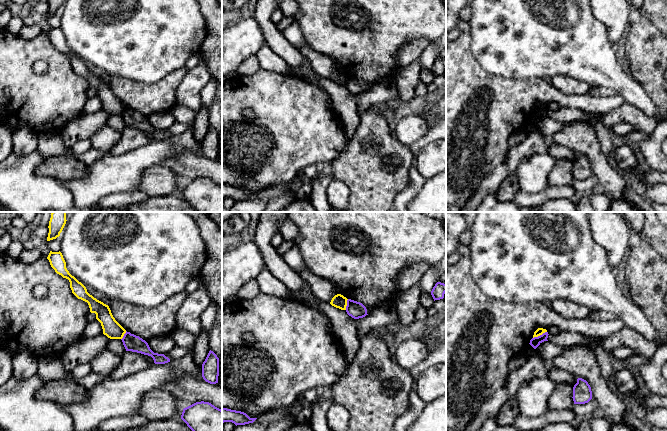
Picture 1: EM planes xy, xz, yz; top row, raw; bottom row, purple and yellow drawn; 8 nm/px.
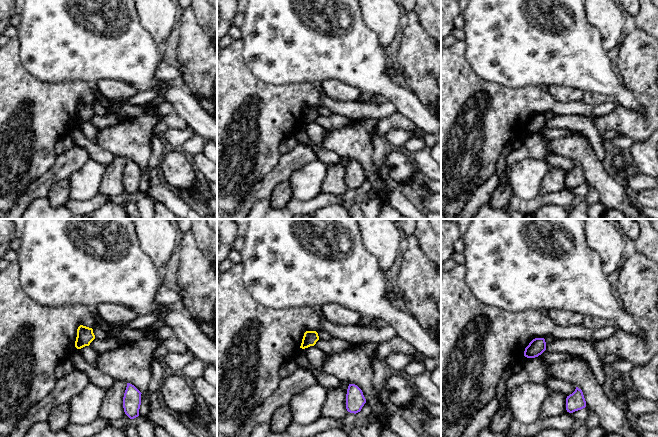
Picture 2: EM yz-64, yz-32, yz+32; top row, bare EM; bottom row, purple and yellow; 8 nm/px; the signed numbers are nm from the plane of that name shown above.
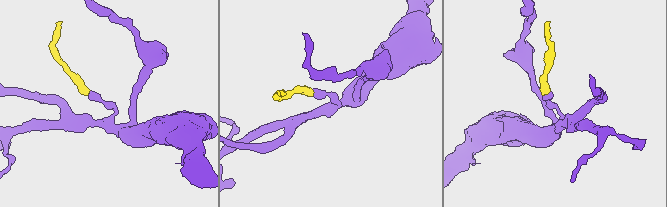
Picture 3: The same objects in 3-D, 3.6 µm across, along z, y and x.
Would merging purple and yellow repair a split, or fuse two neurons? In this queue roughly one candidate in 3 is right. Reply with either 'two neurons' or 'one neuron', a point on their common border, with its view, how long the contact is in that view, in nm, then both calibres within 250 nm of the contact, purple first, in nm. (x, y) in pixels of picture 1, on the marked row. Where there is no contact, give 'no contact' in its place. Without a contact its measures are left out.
two neurons; meets purple in yz at (540, 335); contact 130 nm long; 80 nm thick on the purple side, 60 nm on the other

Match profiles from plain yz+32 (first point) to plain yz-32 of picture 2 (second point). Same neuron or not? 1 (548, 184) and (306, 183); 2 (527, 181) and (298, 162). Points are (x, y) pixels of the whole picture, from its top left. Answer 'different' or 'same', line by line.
1: different
2: different

